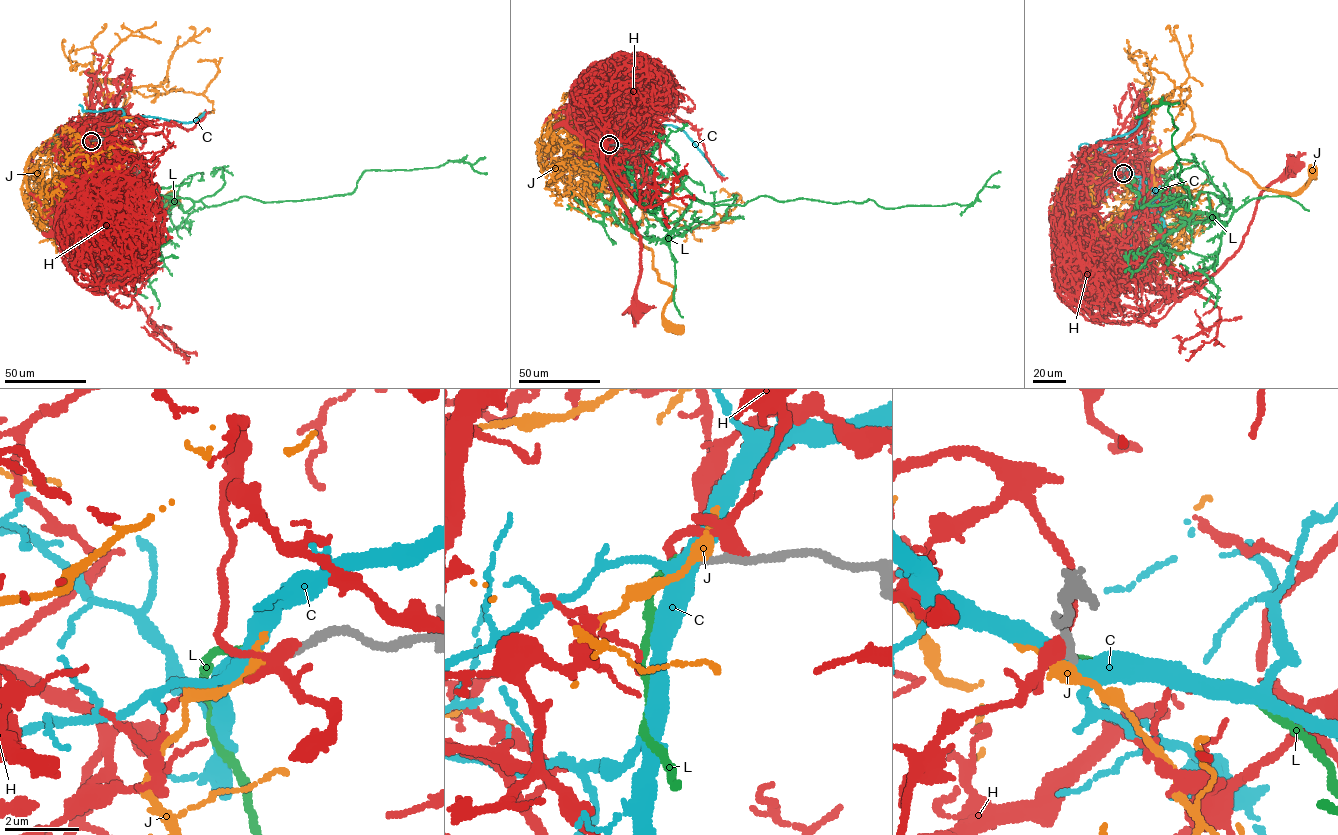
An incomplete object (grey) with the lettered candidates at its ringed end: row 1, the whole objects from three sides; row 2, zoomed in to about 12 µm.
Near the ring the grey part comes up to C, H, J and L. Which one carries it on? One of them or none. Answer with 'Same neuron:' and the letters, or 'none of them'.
Same neuron: L

